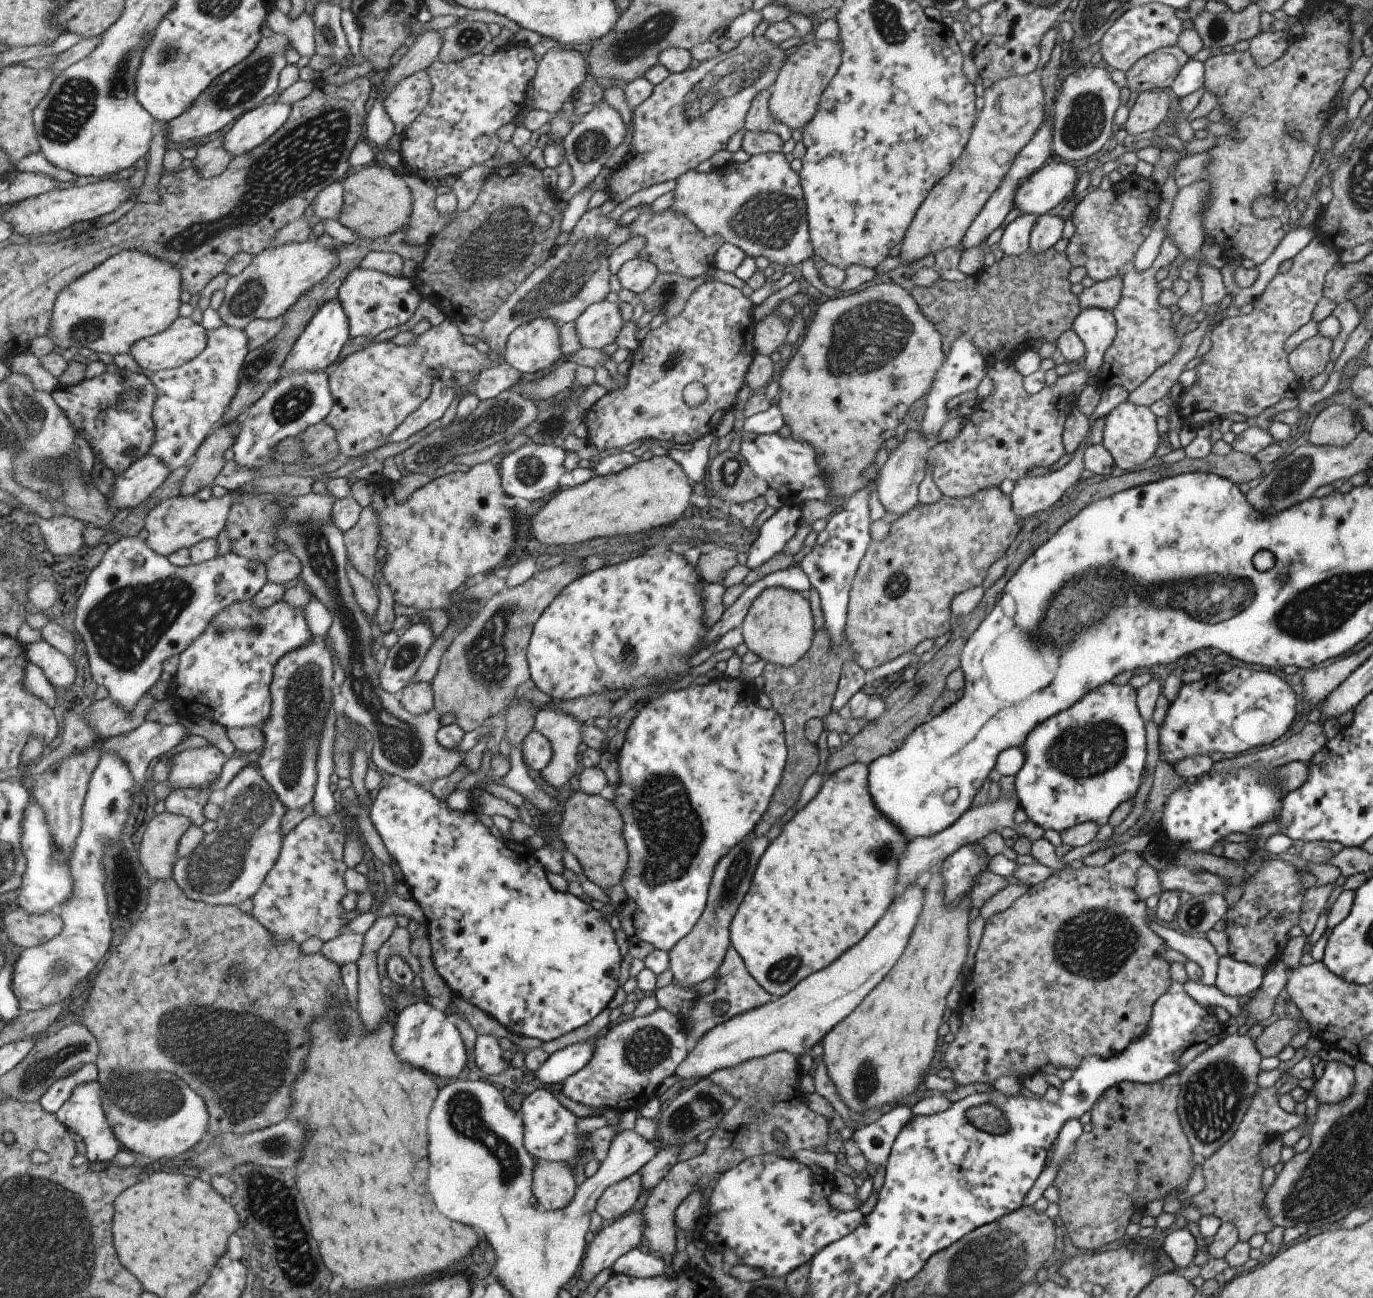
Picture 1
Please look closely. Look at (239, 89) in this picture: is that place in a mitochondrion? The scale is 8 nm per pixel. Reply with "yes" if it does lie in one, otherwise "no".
yes

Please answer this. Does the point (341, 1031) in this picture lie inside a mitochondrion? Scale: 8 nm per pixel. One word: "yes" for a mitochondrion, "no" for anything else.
yes

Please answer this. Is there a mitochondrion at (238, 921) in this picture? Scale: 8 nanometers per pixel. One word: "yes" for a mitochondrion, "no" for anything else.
no

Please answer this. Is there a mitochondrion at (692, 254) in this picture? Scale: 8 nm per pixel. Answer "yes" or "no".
no

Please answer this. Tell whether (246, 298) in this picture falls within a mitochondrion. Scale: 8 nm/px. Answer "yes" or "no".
yes

